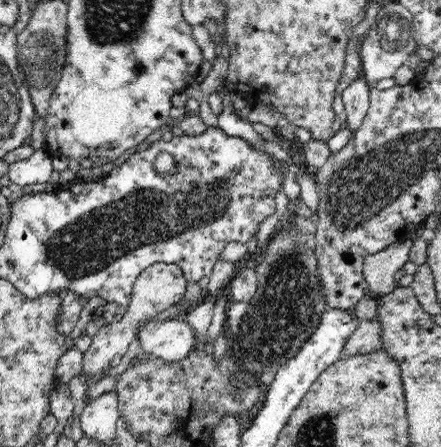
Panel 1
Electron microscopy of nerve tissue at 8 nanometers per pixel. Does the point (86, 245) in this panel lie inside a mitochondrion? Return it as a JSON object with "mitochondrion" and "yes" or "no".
{"mitochondrion":"yes"}

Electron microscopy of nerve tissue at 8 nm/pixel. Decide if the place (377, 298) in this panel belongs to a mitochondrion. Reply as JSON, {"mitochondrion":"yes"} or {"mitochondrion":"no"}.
{"mitochondrion":"no"}

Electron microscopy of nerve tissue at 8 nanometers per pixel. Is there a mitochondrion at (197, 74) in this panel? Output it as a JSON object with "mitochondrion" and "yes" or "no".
{"mitochondrion":"no"}

